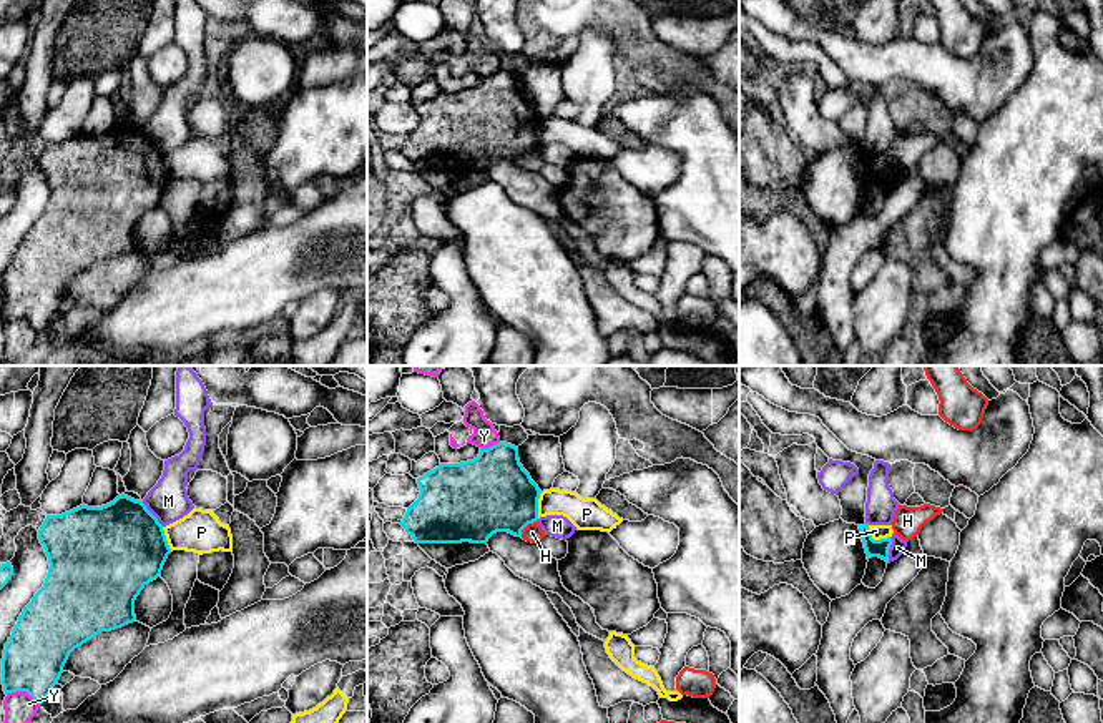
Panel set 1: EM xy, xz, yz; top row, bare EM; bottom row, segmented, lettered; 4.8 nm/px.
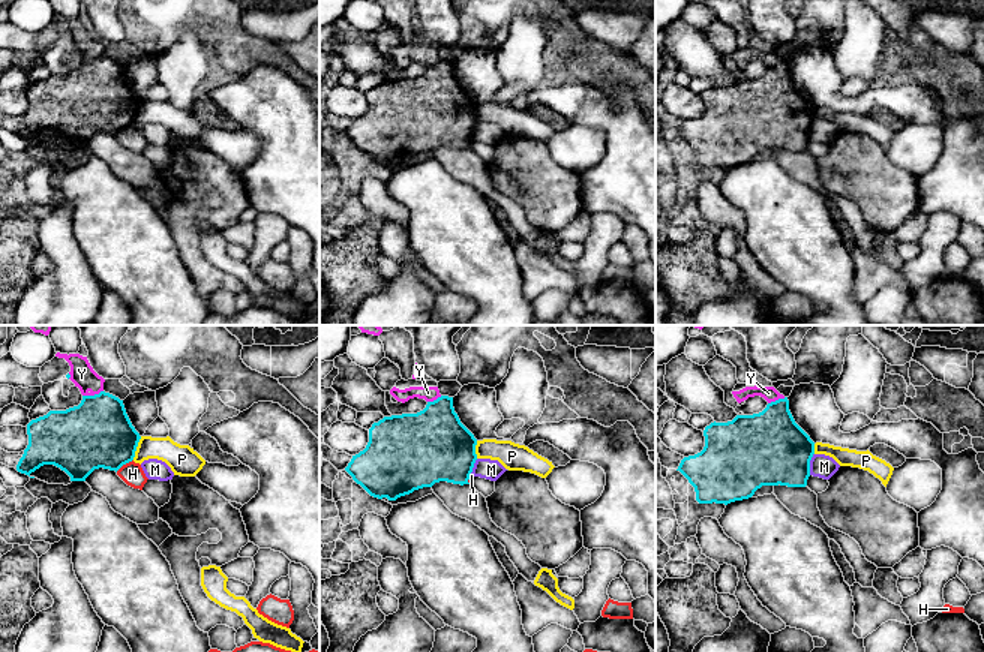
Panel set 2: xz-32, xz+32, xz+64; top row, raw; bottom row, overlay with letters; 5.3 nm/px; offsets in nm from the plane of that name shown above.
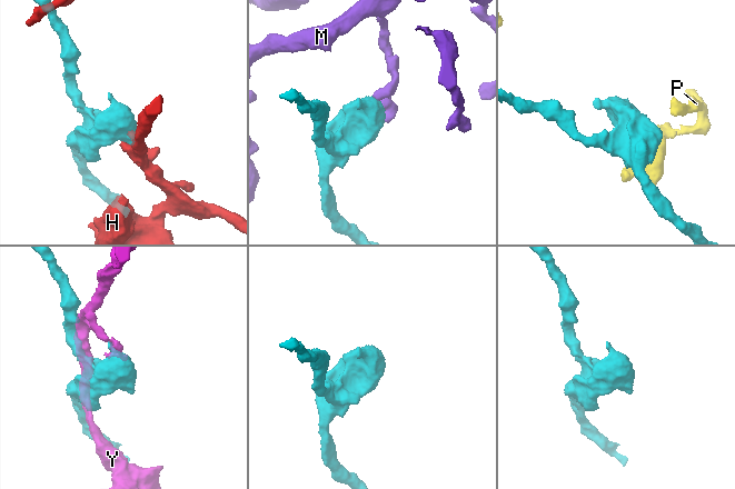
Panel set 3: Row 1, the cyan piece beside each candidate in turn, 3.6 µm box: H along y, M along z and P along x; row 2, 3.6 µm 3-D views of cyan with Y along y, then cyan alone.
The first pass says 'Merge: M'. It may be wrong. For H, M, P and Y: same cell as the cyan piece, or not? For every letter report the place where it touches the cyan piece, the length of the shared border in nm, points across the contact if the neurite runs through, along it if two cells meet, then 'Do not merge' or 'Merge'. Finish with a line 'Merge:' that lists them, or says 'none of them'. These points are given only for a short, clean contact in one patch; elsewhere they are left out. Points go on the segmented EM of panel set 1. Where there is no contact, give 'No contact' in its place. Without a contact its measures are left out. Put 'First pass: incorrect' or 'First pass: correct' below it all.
H: Touches cyan at xz (527, 524). Shared border 120 nm. Do not merge
M: Touches cyan at xy (151, 514). Shared border 170 nm. Do not merge
P: Touches cyan at yz (876, 541). Shared border 130 nm. Boundary: yz (867, 526), (874, 539), (889, 537). Do not merge
Y: Touches cyan at xy (24, 690). Shared border 170 nm. Do not merge
Merge: none of them
First pass: incorrect

